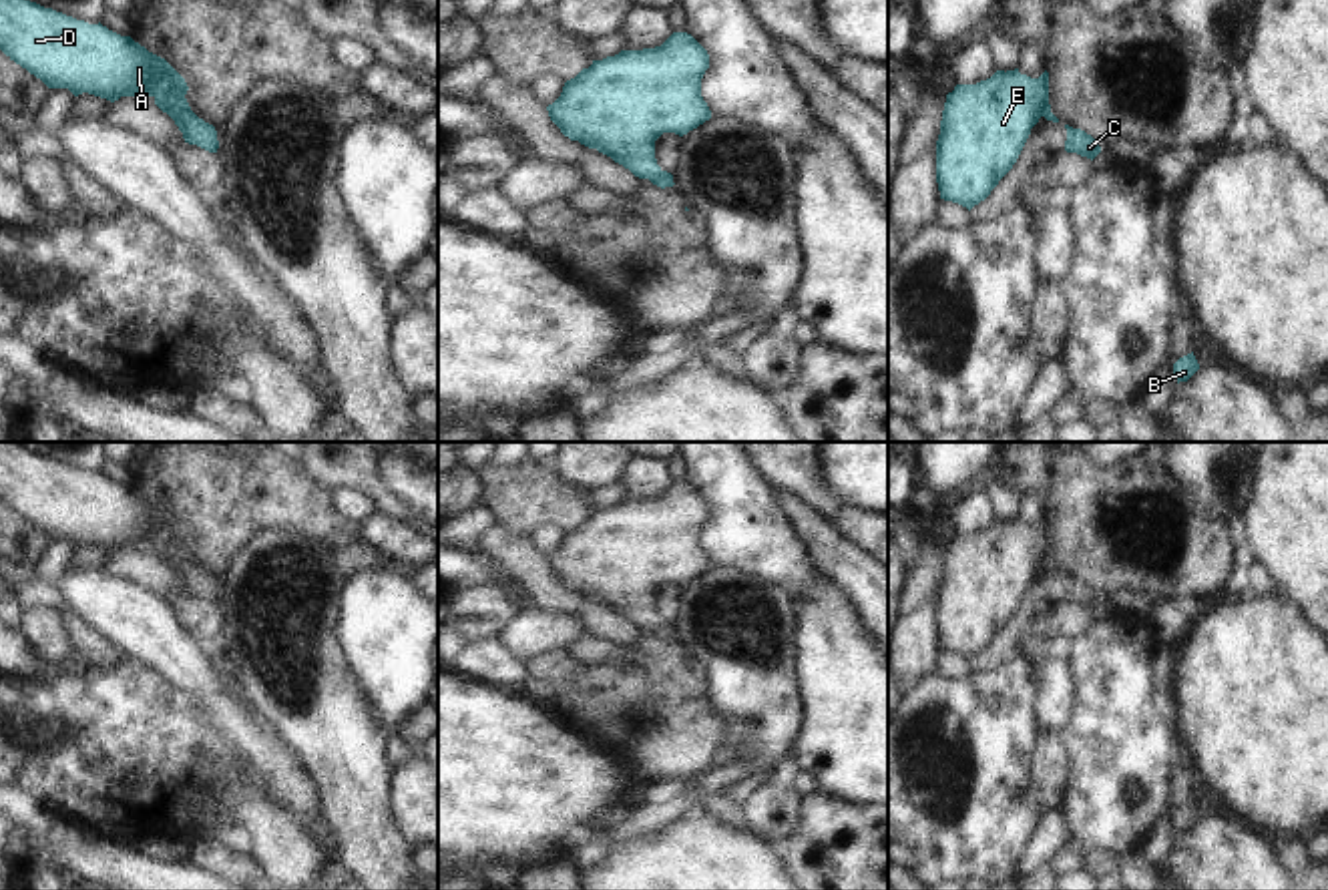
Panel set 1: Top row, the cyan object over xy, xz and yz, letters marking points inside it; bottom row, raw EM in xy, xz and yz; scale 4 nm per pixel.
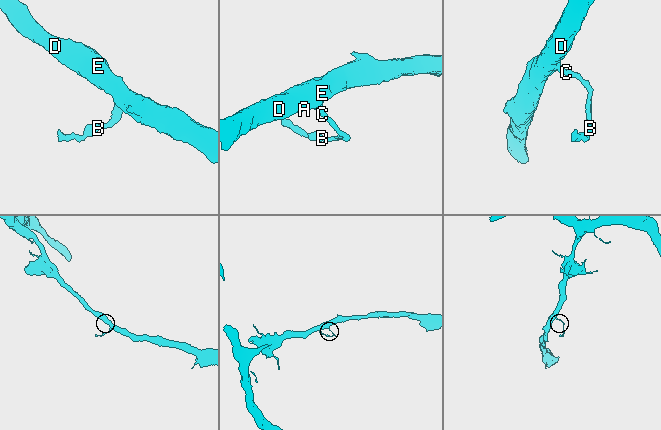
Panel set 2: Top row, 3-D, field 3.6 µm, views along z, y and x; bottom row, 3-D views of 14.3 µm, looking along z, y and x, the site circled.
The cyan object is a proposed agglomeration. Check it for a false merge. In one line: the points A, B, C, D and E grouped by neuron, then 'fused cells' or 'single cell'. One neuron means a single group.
A B C D E; single cell

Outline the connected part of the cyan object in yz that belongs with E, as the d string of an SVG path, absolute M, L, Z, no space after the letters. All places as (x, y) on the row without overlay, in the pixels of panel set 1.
M997 520L976 534L956 534L946 544L936 591L940 649L968 661L984 651L1017 613L1031 579L1045 567L1059 573L1049 554L1049 522L1031 528Z

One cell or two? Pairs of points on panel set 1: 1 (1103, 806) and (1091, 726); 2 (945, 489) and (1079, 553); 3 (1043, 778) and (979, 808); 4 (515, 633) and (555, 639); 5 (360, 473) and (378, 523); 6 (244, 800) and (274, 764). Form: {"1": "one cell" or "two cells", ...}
{"1": "one cell", "2": "two cells", "3": "two cells", "4": "one cell", "5": "two cells", "6": "two cells"}

